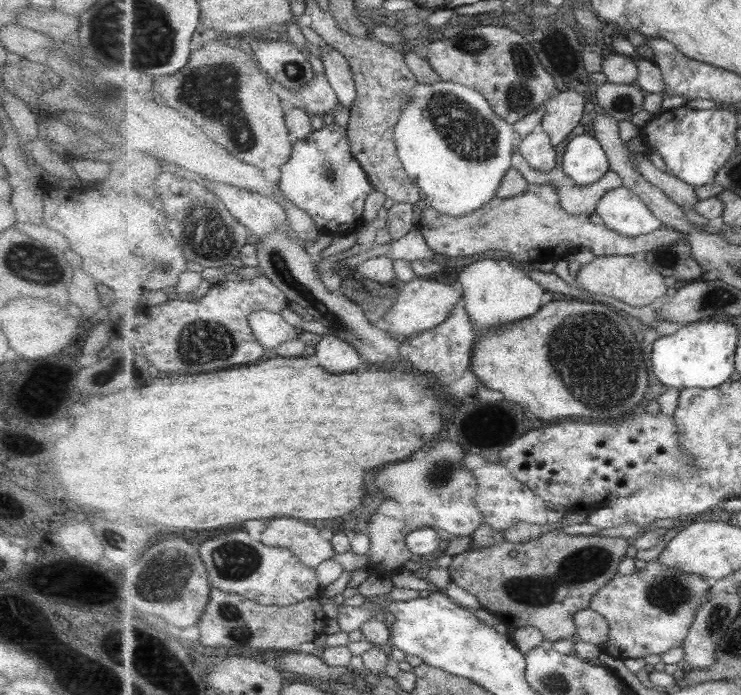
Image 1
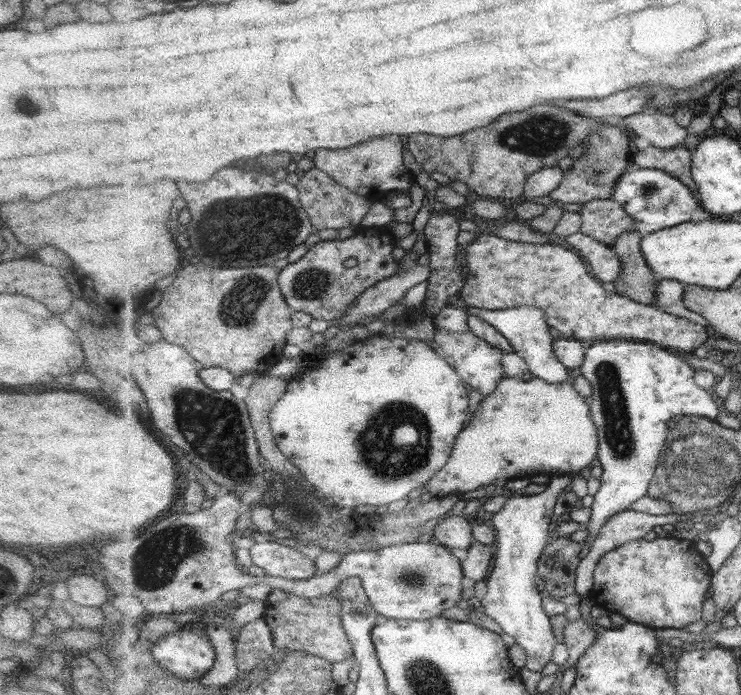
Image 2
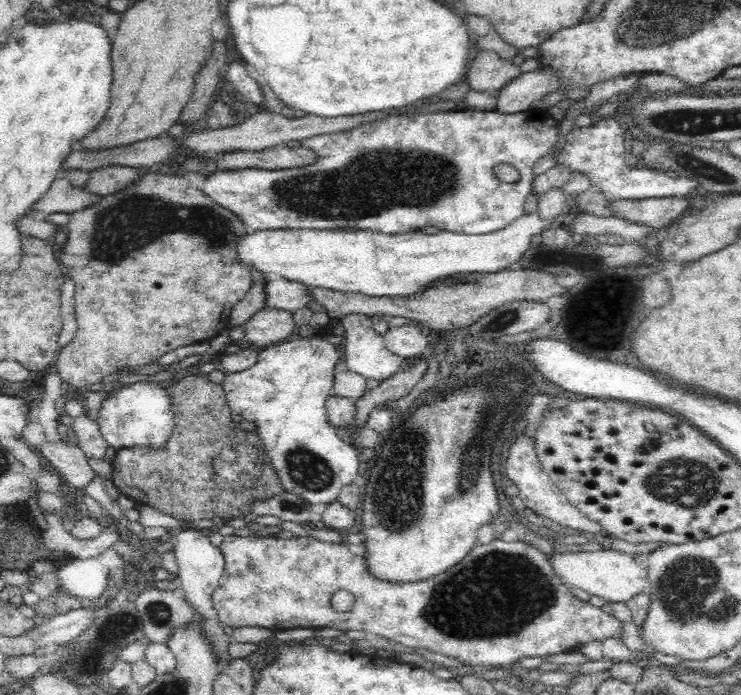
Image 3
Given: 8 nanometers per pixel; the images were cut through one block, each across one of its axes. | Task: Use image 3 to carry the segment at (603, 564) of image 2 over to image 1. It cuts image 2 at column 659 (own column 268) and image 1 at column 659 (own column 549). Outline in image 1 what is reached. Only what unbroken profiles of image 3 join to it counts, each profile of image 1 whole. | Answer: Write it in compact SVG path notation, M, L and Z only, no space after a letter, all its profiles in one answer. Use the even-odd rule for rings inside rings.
M659 559L647 562L643 569L632 575L615 575L593 597L590 606L610 624L609 640L600 645L599 650L622 661L624 658L665 654L681 646L700 606L711 599L711 583L701 573L673 569Z

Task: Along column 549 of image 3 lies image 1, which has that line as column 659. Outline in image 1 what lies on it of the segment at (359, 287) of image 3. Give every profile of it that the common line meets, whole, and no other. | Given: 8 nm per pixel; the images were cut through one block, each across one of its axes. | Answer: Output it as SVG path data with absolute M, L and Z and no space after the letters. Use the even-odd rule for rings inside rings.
M625 186L607 192L599 200L596 213L611 230L625 236L643 236L659 230L664 223L637 193Z

